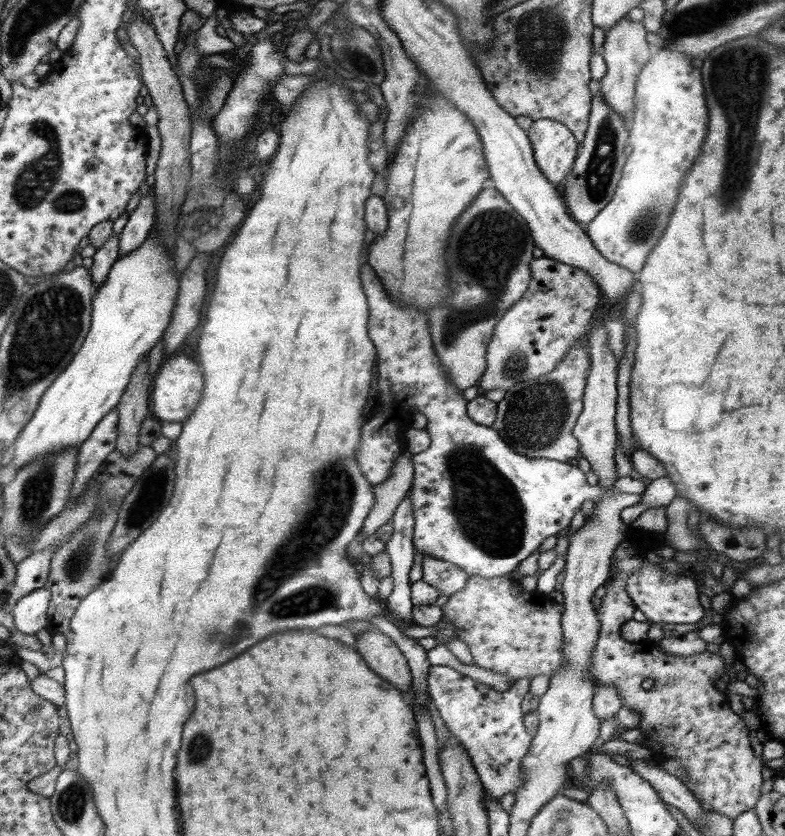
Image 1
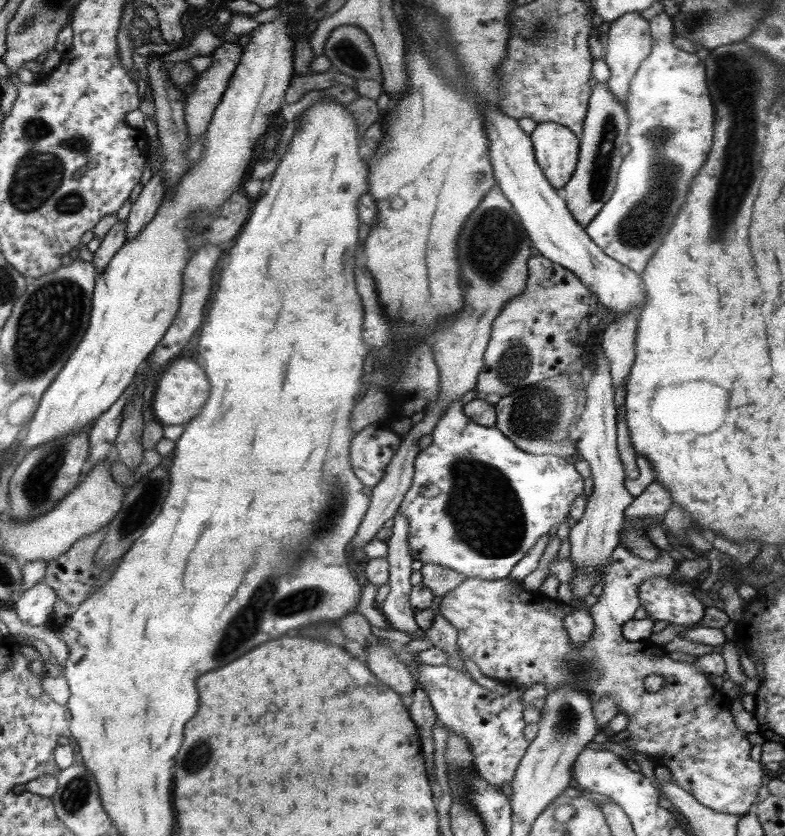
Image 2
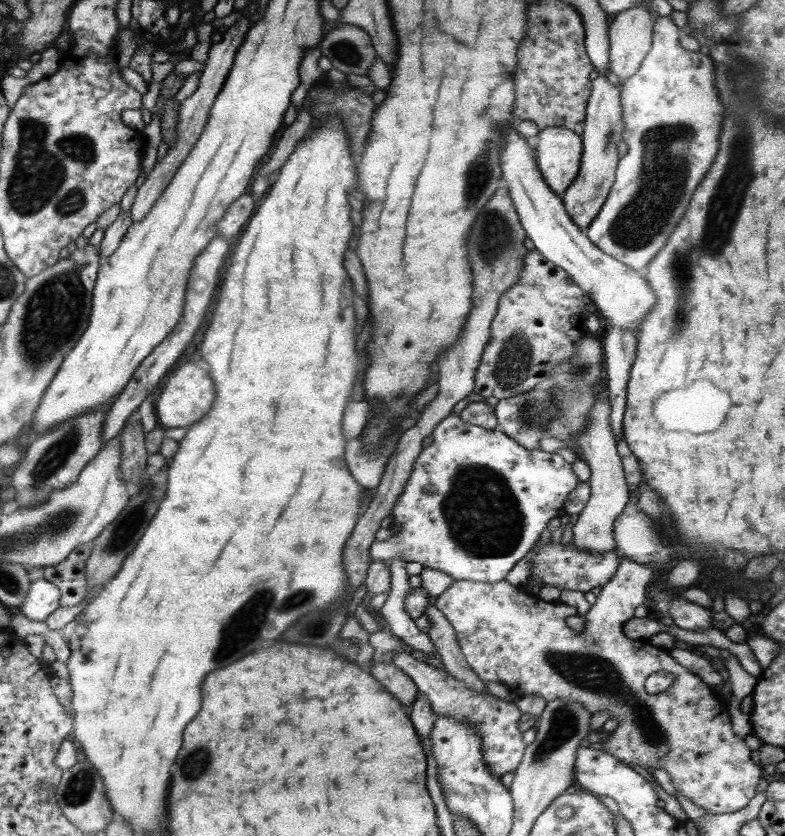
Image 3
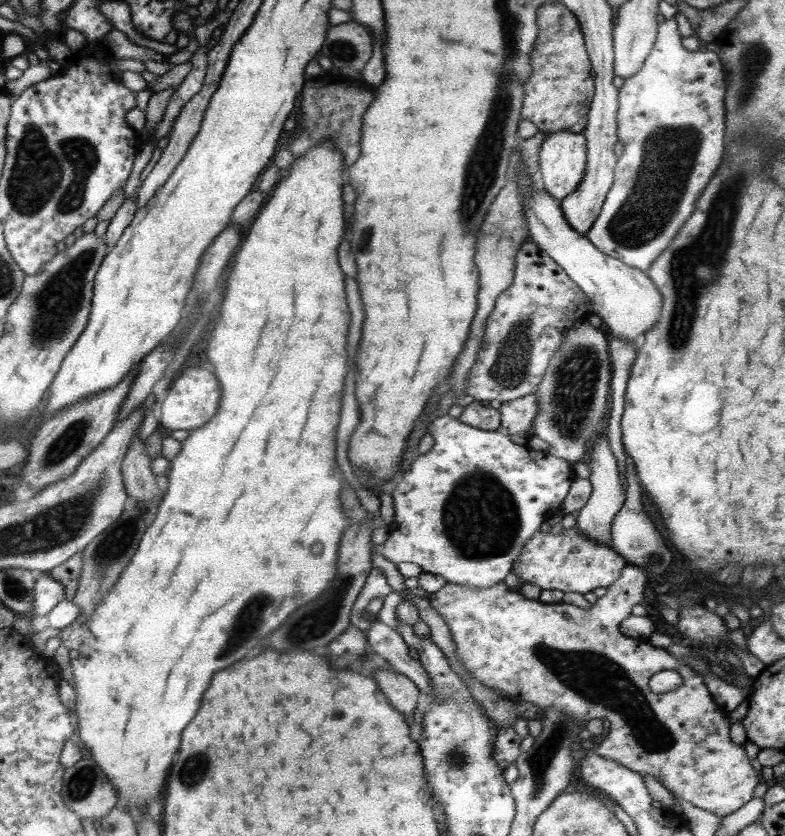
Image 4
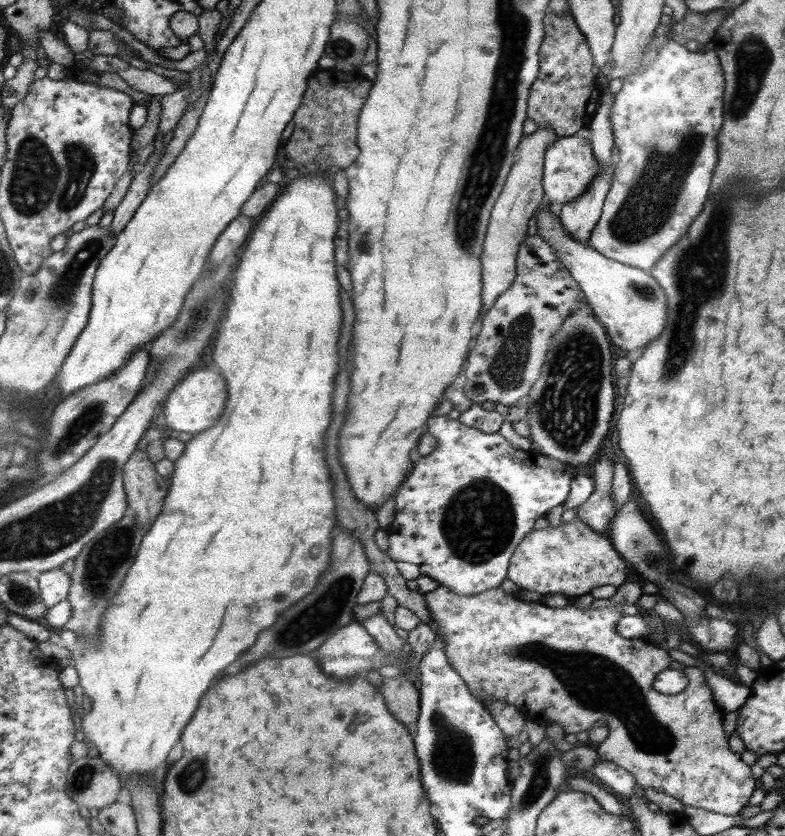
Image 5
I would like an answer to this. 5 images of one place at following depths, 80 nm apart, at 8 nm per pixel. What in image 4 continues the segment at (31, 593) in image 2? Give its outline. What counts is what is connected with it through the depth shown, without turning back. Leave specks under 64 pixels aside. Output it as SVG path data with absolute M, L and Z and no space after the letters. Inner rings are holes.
M42 573L35 578L34 603L31 618L46 616L58 602L65 600L65 588L50 573Z

